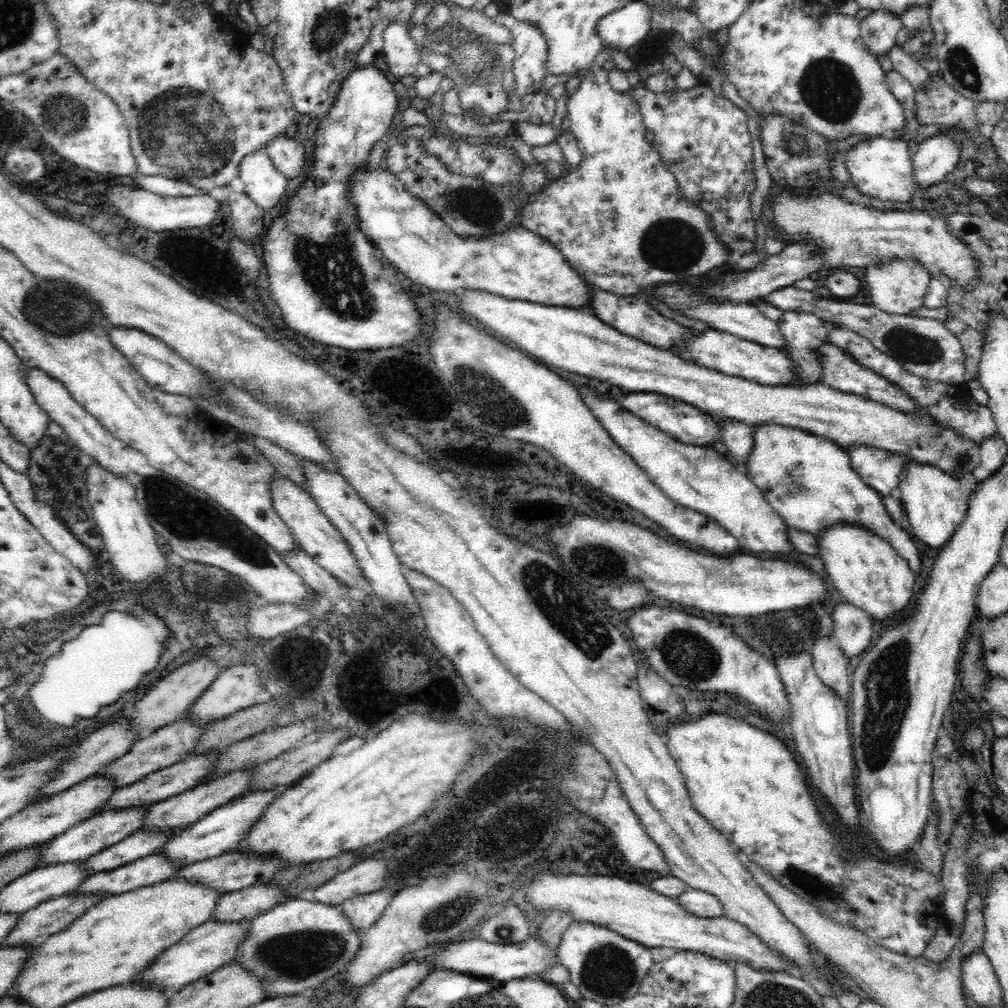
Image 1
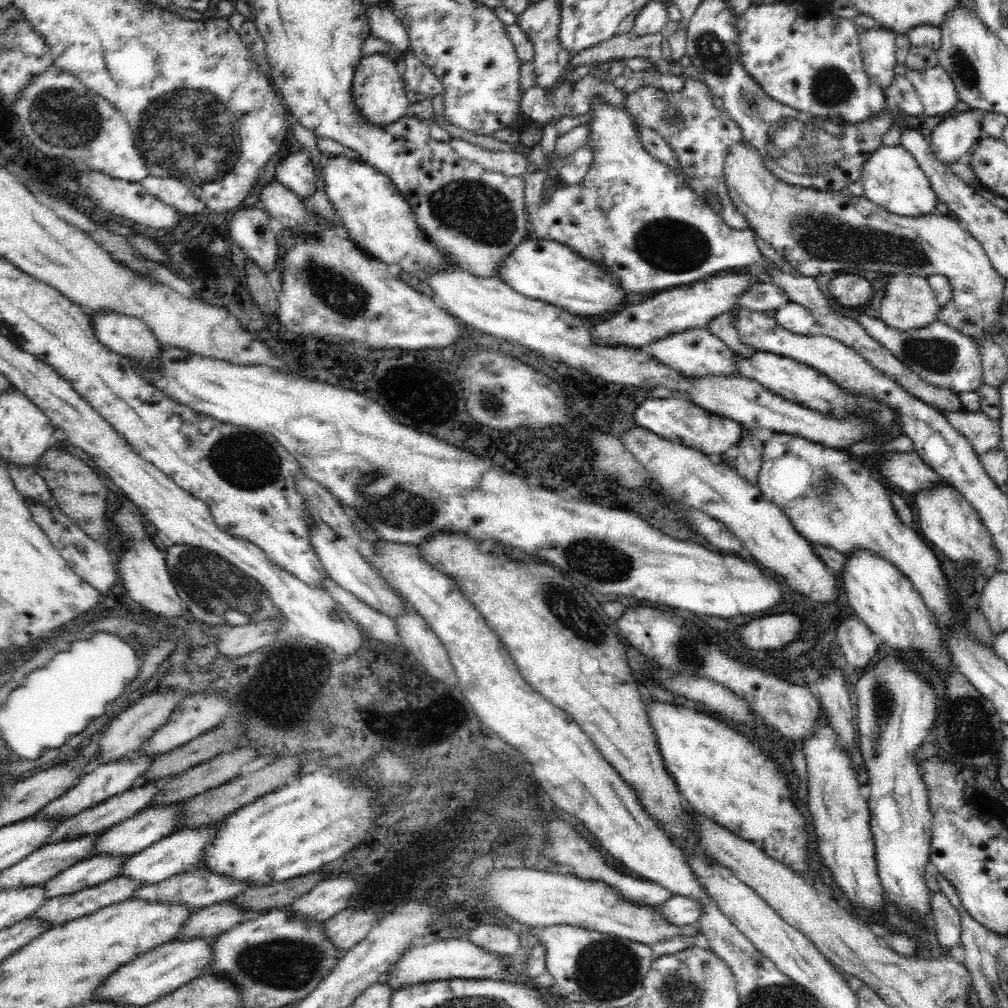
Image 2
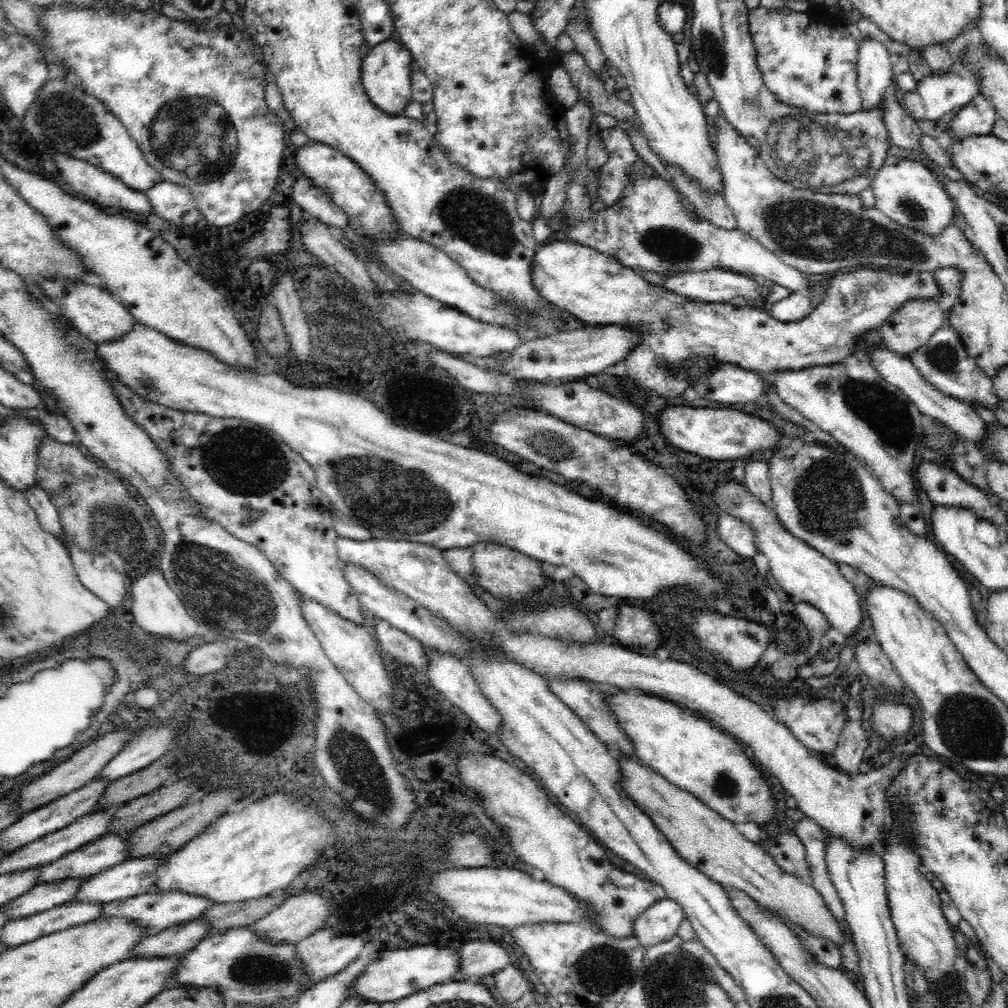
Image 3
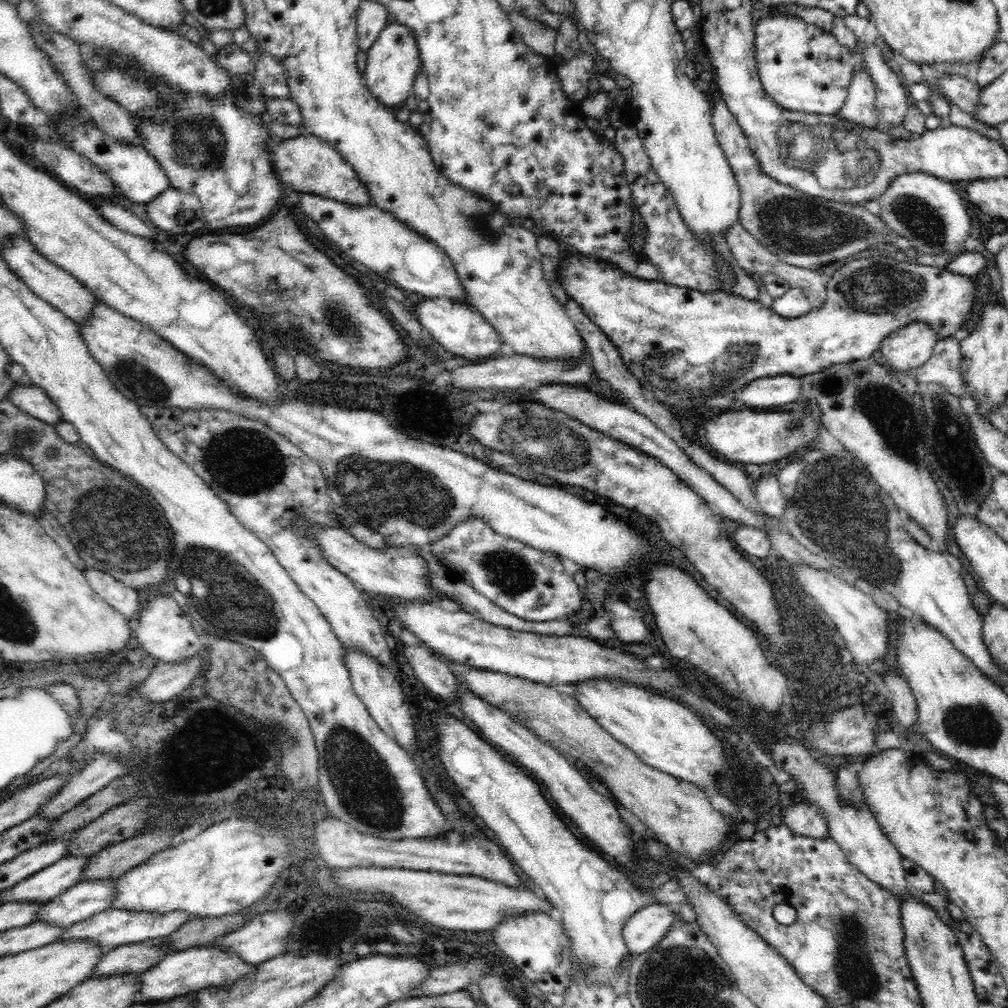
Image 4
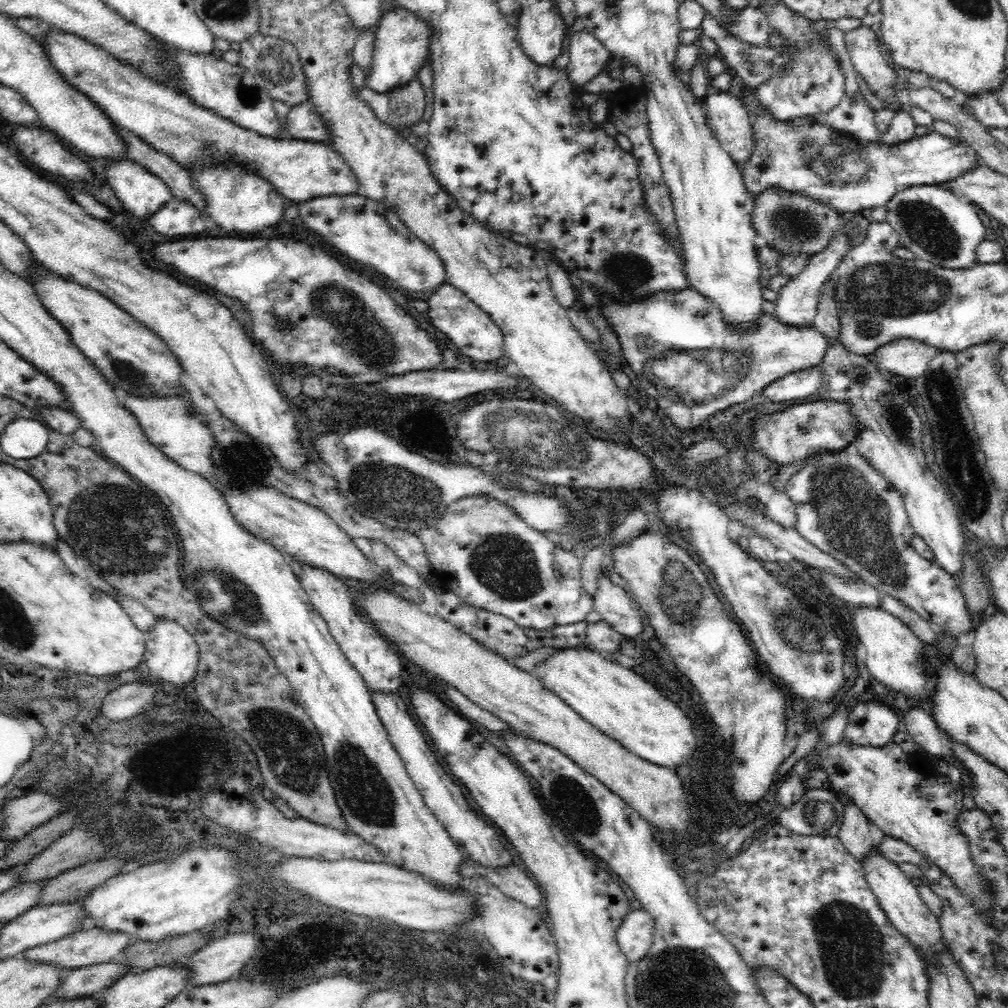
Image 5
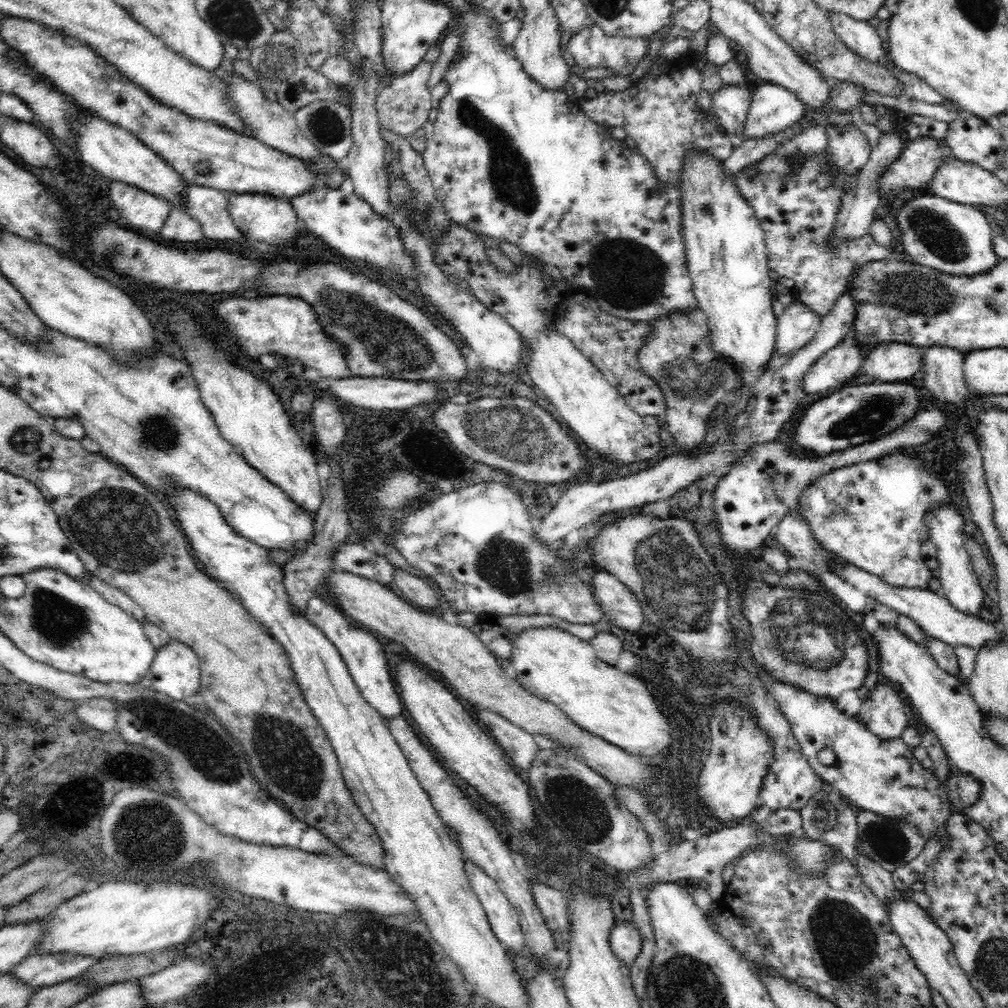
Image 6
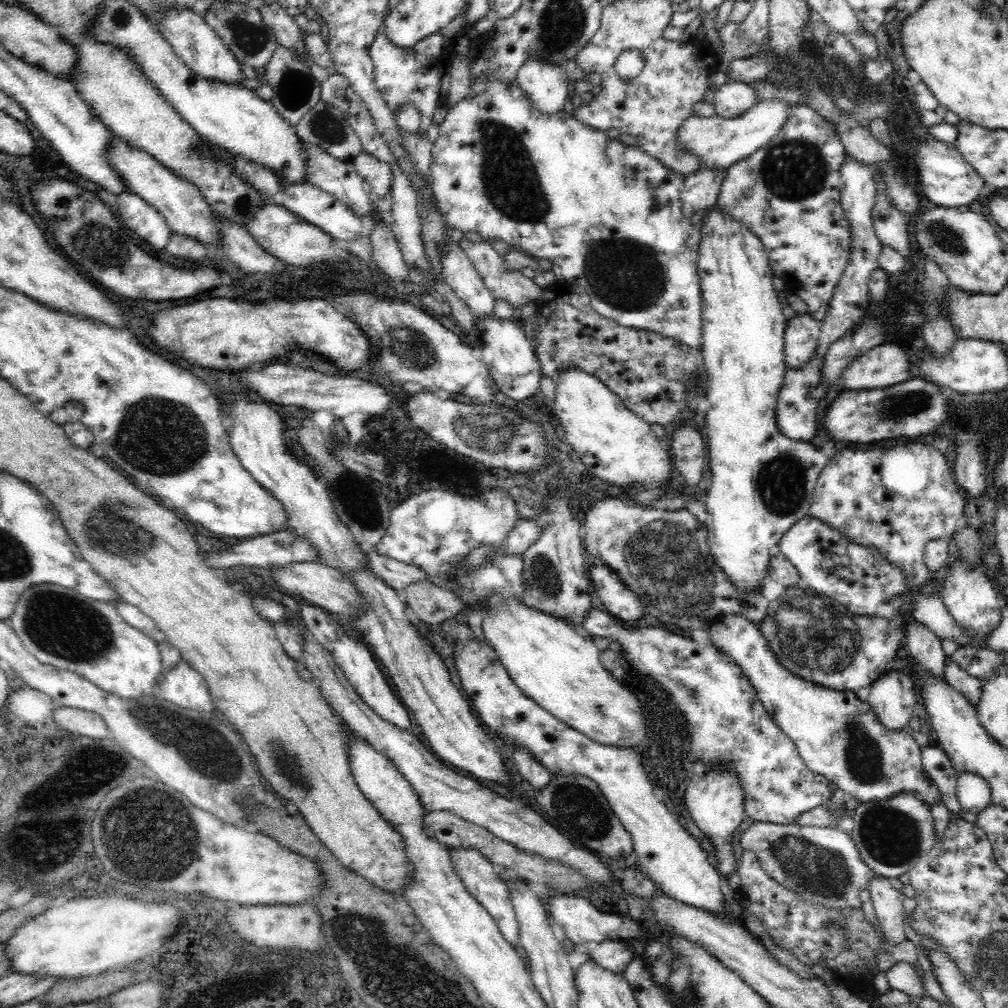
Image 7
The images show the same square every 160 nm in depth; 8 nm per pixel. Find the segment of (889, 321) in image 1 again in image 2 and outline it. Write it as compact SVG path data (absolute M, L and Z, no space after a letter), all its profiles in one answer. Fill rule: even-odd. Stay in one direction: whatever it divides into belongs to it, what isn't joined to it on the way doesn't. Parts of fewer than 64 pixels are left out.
M772 282L756 283L738 297L739 306L764 313L783 307L790 301L786 292ZM861 313L856 322L871 337L884 345L897 360L912 369L920 379L952 392L974 390L982 384L982 366L978 357L978 347L969 336L959 330L940 322L938 319L928 322L926 326L912 328L906 332L888 326L882 319Z

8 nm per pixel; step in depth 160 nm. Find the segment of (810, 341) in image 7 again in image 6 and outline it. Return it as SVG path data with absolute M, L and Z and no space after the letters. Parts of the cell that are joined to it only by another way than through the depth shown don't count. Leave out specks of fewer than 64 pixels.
M793 293L791 304L784 307L776 320L776 334L774 334L774 348L779 351L778 356L786 358L804 344L814 338L821 325L821 316L806 306Z

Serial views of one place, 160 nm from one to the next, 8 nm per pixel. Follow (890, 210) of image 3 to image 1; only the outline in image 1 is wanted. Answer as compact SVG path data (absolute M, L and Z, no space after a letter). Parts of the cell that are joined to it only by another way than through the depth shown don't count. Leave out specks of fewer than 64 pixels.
M884 135L872 139L864 138L854 144L843 156L846 173L850 177L850 183L862 194L889 200L890 202L911 202L919 204L922 192L916 189L916 183L912 181L912 151L908 142L903 139L886 139Z

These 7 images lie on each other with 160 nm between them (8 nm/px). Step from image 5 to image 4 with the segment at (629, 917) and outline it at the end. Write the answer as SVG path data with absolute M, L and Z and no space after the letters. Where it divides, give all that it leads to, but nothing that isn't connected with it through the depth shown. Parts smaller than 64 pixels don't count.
M644 904L624 925L623 937L627 950L638 956L656 946L674 924L676 912L670 904Z

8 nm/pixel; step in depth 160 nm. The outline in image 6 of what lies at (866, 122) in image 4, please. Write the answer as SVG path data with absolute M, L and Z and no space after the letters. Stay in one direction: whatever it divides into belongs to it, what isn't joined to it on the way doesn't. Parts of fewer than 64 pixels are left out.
M852 120L840 127L828 124L826 142L835 168L848 176L866 165L873 150L865 133Z

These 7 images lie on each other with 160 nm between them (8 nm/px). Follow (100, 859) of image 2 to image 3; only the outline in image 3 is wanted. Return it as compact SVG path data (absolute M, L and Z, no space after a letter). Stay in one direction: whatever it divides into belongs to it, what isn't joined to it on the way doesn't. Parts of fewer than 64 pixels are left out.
M60 878L52 882L40 882L32 890L8 901L3 908L9 918L24 918L38 912L46 912L54 906L60 906L74 900L82 883L88 878Z

